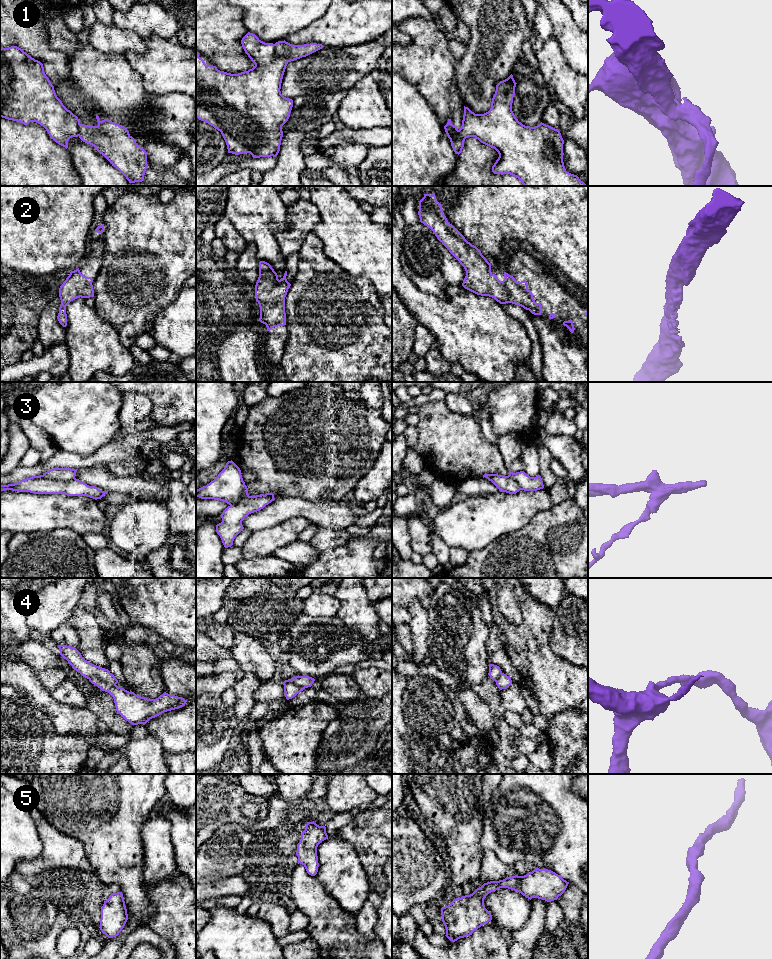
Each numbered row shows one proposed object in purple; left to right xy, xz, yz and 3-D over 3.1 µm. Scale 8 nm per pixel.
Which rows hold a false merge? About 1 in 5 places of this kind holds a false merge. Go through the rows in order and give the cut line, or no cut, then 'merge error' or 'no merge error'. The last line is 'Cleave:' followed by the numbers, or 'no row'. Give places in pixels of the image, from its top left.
1: xz (273, 44), (275, 55), (282, 56), (288, 61) | merge error
2: no cut | no merge error
3: xy (42, 475), (64, 481), (74, 478) | merge error
4: xy (89, 678), (97, 676), (103, 681), (115, 685) | merge error
5: no cut | no merge error
Cleave: 1, 3, 4

